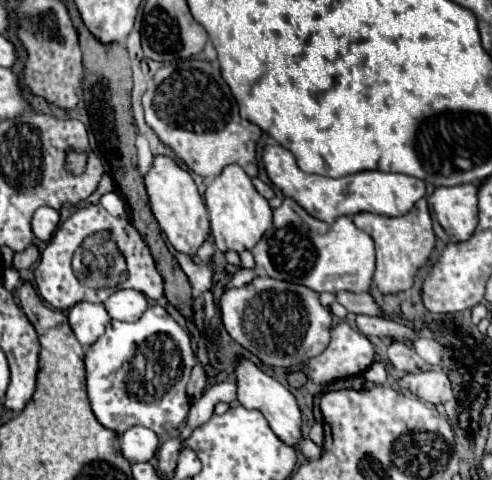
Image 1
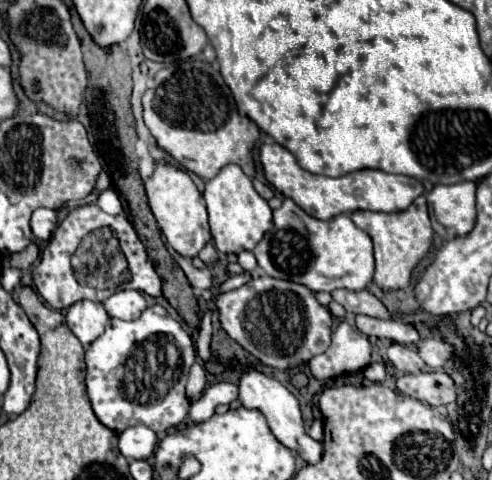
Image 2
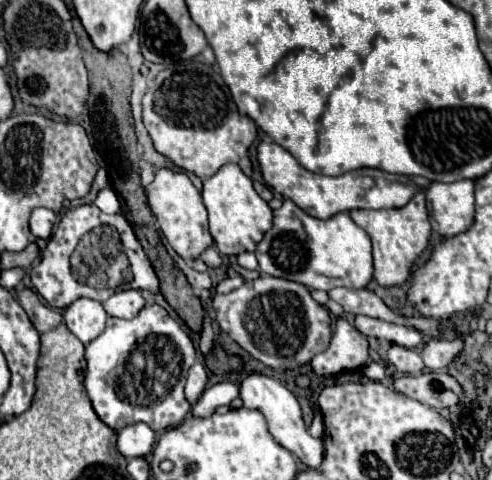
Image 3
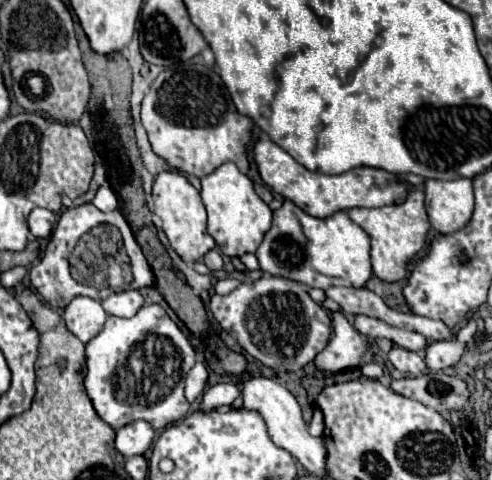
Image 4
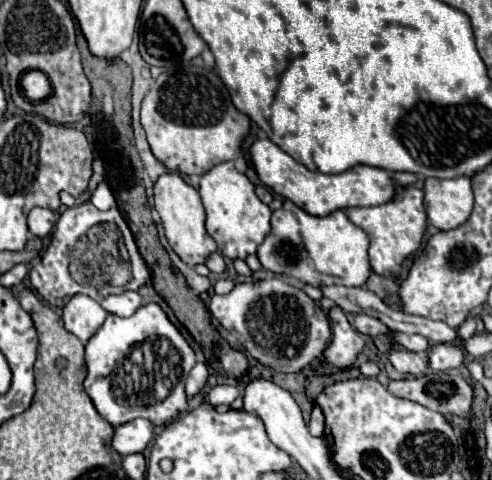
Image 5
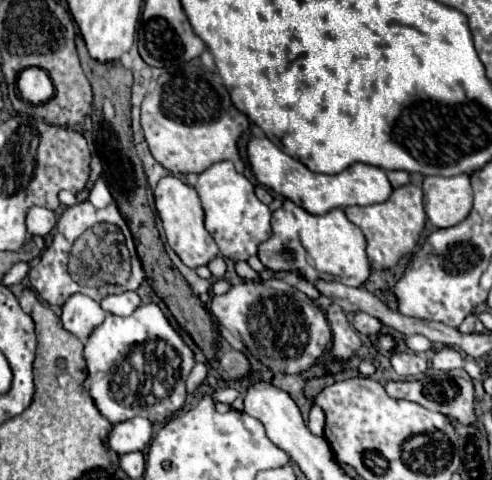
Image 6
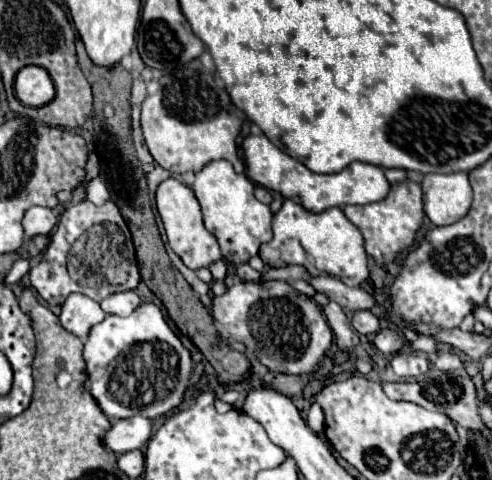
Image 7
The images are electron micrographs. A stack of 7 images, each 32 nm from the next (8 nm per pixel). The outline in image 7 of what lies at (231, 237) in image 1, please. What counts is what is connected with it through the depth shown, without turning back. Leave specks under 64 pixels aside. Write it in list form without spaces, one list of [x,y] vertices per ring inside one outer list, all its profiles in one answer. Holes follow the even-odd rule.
[[[216,160],[206,164],[198,174],[192,186],[204,214],[204,226],[218,240],[222,256],[236,266],[248,262],[258,254],[260,244],[272,238],[272,212],[266,204],[254,198],[254,184],[244,176],[236,174],[228,160]]]

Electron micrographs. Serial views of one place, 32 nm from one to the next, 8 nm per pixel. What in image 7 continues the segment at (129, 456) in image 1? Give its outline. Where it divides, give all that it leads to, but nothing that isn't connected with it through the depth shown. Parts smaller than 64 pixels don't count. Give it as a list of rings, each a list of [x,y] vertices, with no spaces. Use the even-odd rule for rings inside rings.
[[[132,416],[126,420],[112,422],[112,428],[106,434],[106,446],[116,454],[140,450],[148,444],[152,436],[152,422],[144,416]]]

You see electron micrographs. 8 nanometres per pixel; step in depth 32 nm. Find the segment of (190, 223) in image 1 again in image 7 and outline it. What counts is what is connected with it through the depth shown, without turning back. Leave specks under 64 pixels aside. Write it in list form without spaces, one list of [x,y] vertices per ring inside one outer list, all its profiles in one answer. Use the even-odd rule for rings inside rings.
[[[168,178],[168,180],[160,182],[160,186],[156,190],[156,208],[158,208],[158,214],[162,218],[170,248],[182,258],[182,262],[188,268],[192,268],[192,270],[208,268],[212,262],[222,258],[216,238],[204,228],[202,210],[200,210],[200,204],[198,204],[192,188],[184,186],[176,178]]]

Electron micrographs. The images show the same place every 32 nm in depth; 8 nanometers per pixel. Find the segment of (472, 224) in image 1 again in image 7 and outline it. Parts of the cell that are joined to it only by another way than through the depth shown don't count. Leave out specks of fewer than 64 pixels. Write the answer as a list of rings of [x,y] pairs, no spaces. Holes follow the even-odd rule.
[[[426,174],[422,180],[424,212],[434,226],[448,226],[464,218],[472,204],[468,174]]]

